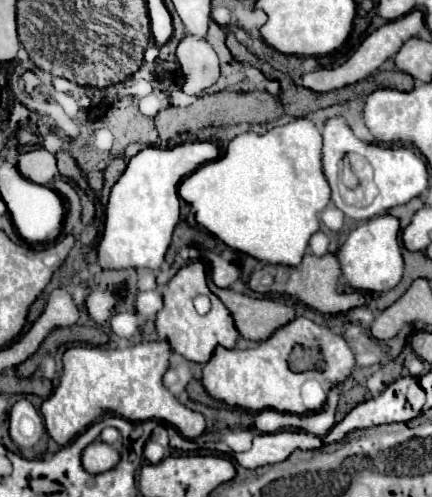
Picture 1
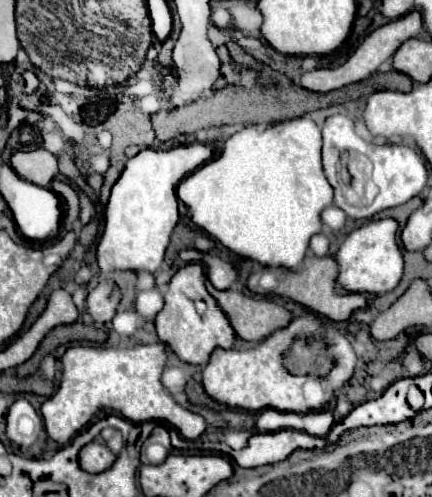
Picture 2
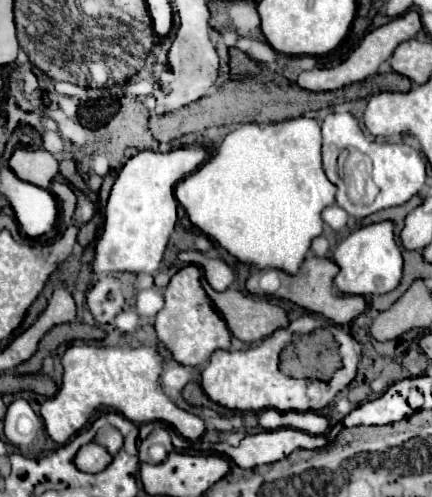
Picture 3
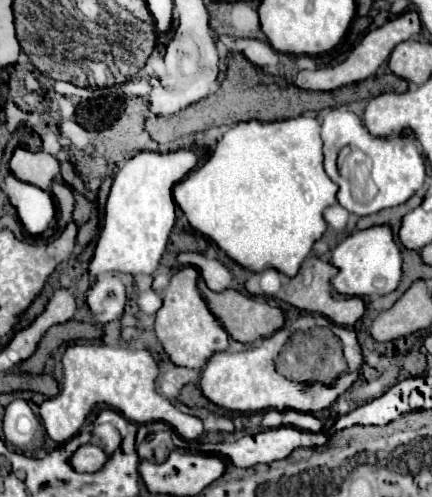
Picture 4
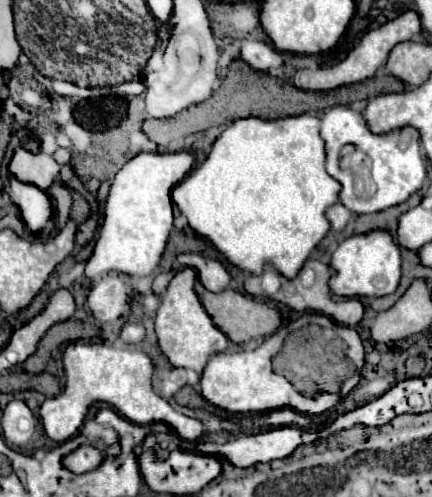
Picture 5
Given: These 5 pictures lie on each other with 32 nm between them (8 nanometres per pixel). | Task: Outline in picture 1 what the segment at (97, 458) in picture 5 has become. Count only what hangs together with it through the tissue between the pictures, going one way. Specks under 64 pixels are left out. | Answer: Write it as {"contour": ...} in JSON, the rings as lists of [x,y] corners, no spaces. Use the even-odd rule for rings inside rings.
{"contour":[[[92,442],[88,448],[82,452],[82,464],[84,470],[90,474],[100,474],[112,470],[120,462],[120,452],[112,448],[110,444],[104,442]]]}

